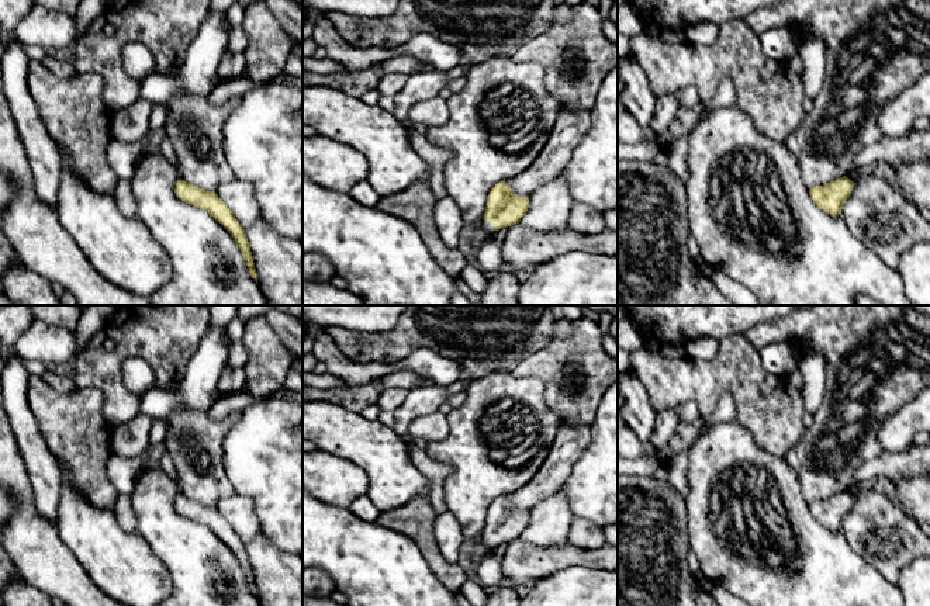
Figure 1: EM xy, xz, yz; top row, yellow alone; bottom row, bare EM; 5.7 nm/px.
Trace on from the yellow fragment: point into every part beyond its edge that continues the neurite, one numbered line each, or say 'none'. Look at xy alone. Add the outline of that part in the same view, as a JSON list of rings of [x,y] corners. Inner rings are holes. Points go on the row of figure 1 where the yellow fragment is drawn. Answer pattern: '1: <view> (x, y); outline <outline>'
none

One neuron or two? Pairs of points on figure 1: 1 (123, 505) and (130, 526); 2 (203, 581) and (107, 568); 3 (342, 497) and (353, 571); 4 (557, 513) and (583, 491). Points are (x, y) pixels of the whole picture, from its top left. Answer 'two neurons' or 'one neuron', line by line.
1: one neuron
2: two neurons
3: two neurons
4: two neurons

